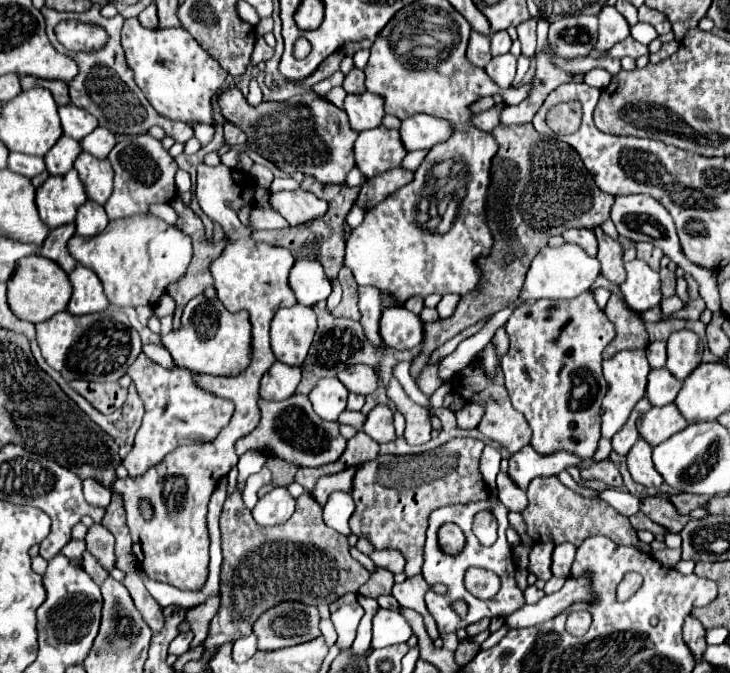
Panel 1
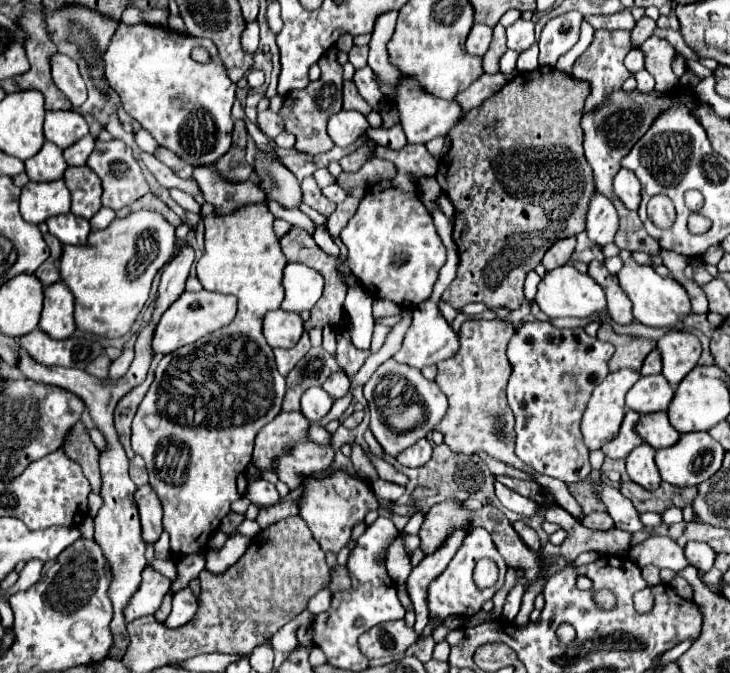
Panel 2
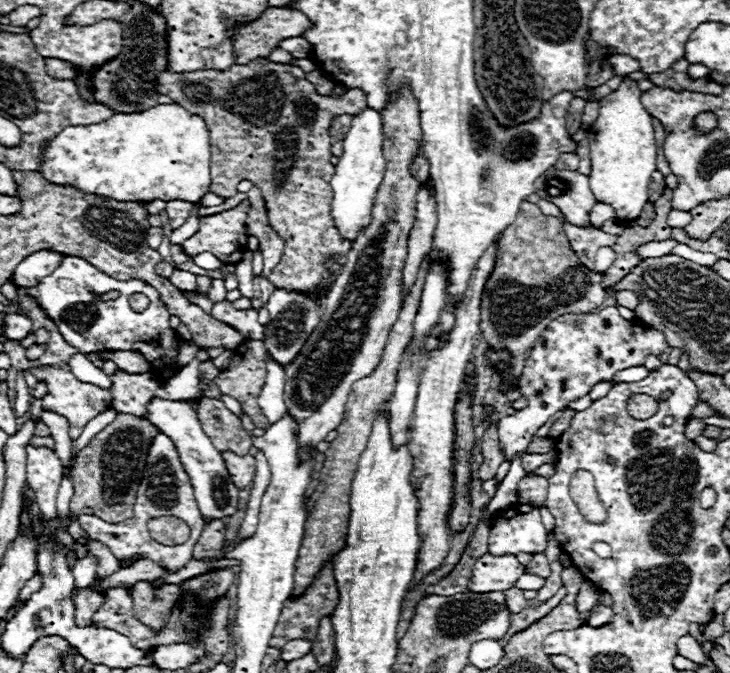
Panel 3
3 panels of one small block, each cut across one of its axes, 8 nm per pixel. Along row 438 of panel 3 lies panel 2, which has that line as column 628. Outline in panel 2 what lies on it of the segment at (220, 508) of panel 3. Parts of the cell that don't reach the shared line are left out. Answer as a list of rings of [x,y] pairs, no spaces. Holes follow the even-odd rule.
[[[620,170],[614,176],[614,194],[616,198],[628,208],[628,210],[638,210],[640,206],[640,184],[638,178],[632,172]]]

